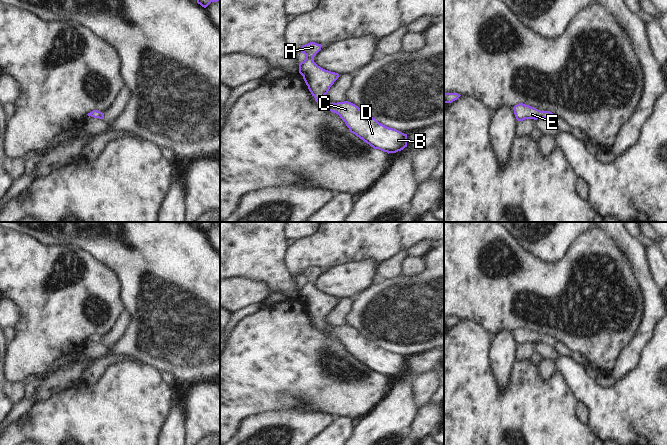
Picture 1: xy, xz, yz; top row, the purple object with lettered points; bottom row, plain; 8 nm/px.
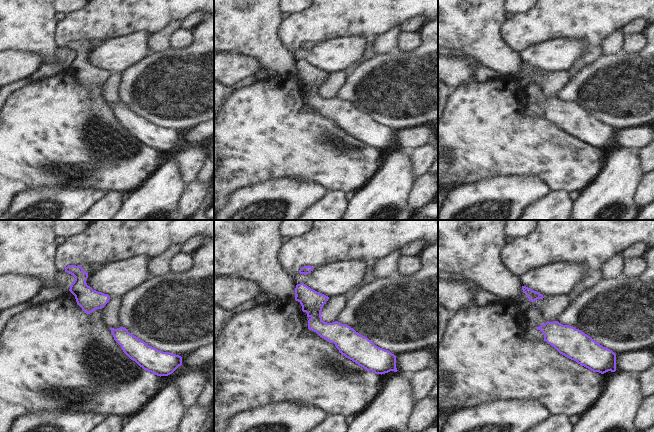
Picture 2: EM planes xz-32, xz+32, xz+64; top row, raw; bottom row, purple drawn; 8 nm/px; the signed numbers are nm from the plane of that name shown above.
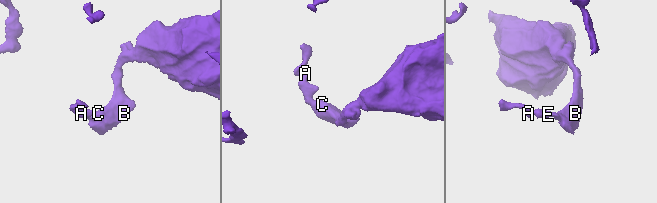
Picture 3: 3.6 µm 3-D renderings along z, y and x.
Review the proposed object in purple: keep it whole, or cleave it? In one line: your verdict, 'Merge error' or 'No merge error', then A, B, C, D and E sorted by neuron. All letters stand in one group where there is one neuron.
No merge error. Groups: A B C D E

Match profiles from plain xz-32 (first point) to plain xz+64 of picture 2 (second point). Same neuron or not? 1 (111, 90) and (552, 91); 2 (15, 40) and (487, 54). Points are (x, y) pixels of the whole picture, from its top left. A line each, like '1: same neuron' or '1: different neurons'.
1: same neuron
2: same neuron

